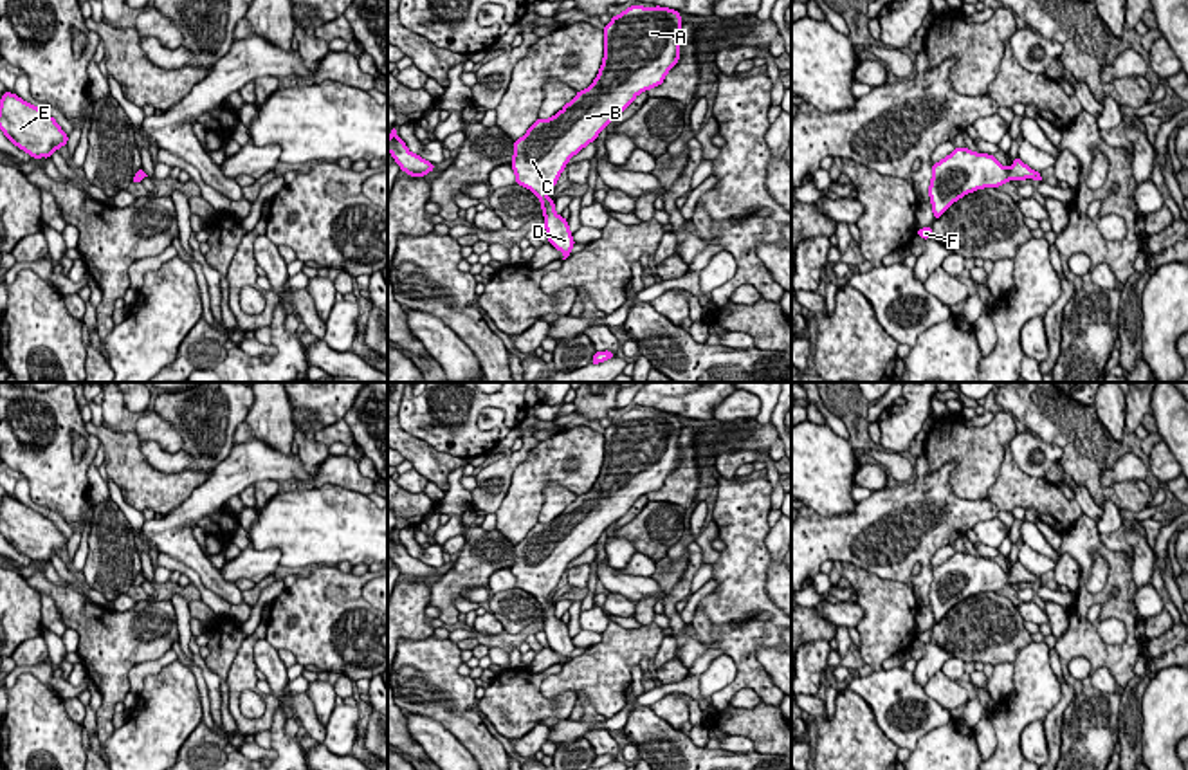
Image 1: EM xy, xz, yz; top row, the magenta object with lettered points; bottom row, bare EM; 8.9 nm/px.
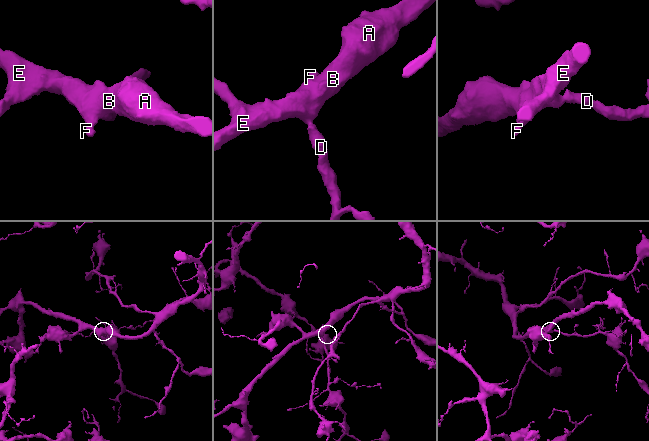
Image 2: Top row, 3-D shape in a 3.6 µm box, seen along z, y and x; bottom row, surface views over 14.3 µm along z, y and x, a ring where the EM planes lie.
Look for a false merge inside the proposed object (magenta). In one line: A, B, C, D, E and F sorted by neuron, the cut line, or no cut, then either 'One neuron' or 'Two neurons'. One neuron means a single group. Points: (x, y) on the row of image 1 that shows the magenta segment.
Groups: A B C D E F. No split. One neuron

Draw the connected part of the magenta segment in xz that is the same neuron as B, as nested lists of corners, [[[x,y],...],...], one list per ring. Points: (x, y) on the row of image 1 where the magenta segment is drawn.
[[[631,5],[604,27],[604,60],[595,81],[579,90],[577,96],[564,105],[550,119],[537,119],[528,132],[514,142],[514,157],[510,168],[516,182],[541,200],[544,215],[544,229],[548,242],[559,249],[566,260],[575,245],[568,227],[568,220],[555,213],[553,198],[546,195],[557,184],[568,160],[584,146],[593,142],[609,121],[617,119],[638,94],[663,83],[667,72],[680,60],[680,29],[681,13],[669,7]]]

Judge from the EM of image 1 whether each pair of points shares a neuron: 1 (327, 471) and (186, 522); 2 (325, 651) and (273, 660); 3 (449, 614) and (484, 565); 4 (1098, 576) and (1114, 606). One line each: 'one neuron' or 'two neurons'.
1: one neuron
2: two neurons
3: one neuron
4: two neurons

